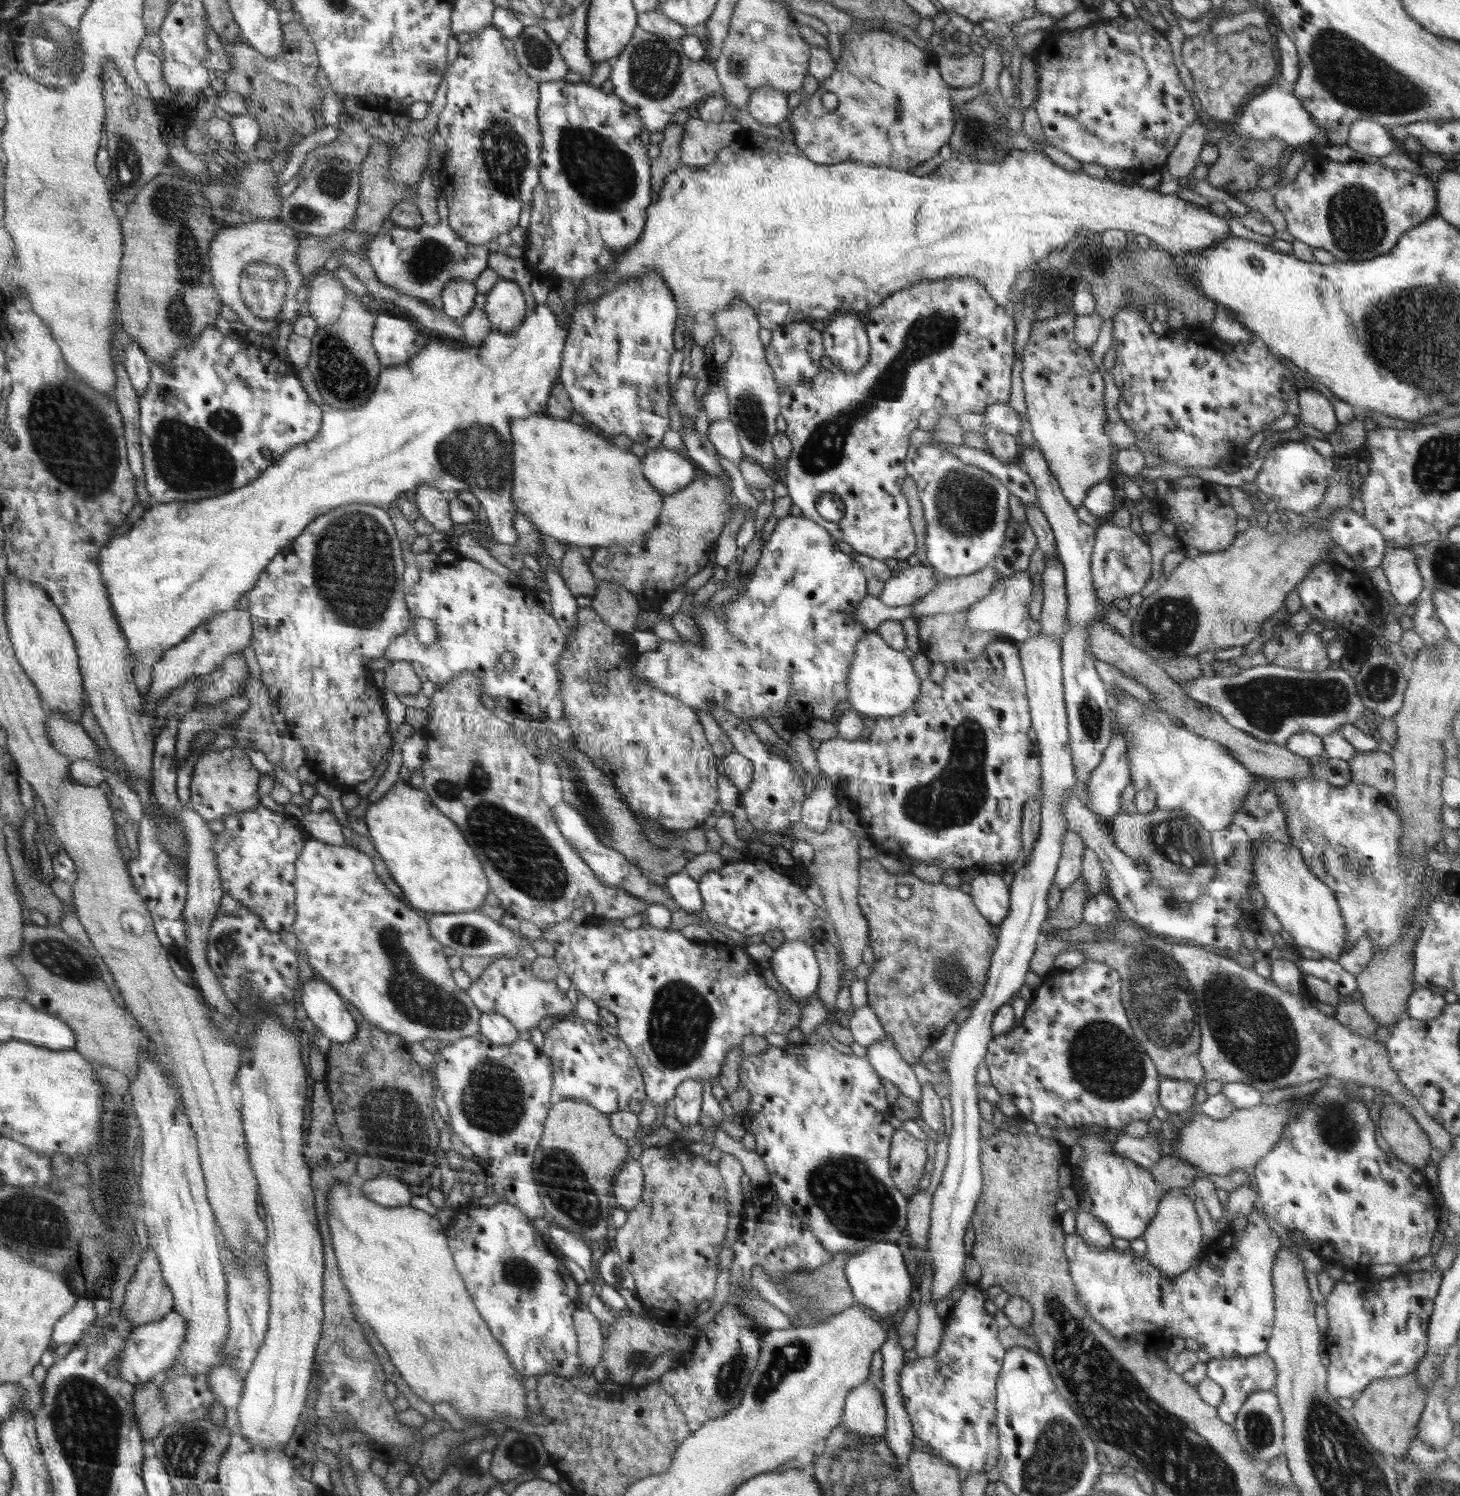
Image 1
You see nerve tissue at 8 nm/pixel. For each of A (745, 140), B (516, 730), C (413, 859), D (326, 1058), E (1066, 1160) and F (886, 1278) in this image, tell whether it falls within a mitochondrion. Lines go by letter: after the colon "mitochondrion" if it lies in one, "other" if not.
A: other
B: other
C: other
D: other
E: other
F: other

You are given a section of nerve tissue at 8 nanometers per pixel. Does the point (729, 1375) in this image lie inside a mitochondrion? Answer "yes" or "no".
yes

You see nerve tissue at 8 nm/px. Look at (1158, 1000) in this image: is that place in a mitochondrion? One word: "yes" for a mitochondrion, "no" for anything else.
yes

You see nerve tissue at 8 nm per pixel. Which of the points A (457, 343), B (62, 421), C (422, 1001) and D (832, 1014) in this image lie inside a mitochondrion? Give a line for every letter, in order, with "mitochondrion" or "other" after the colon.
A: other
B: mitochondrion
C: mitochondrion
D: other

